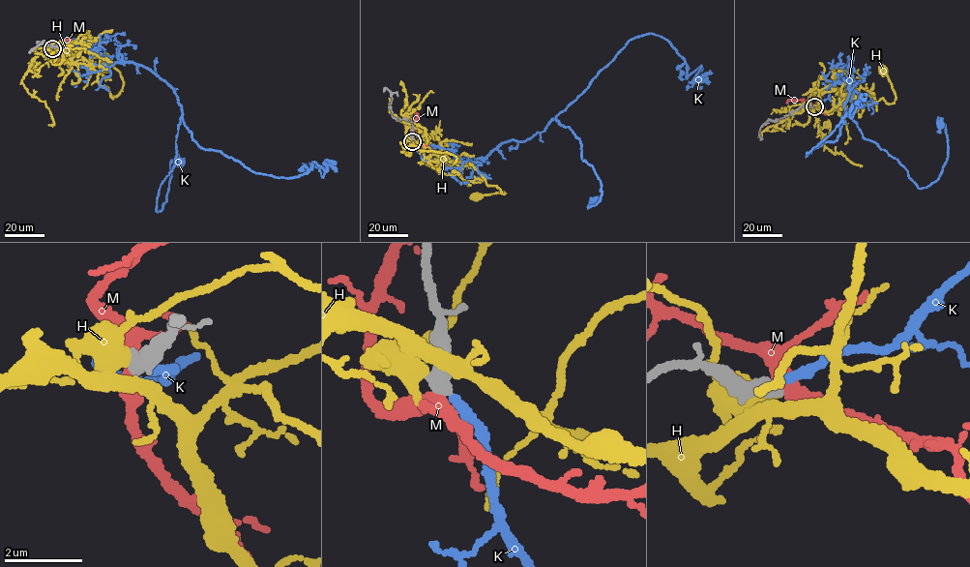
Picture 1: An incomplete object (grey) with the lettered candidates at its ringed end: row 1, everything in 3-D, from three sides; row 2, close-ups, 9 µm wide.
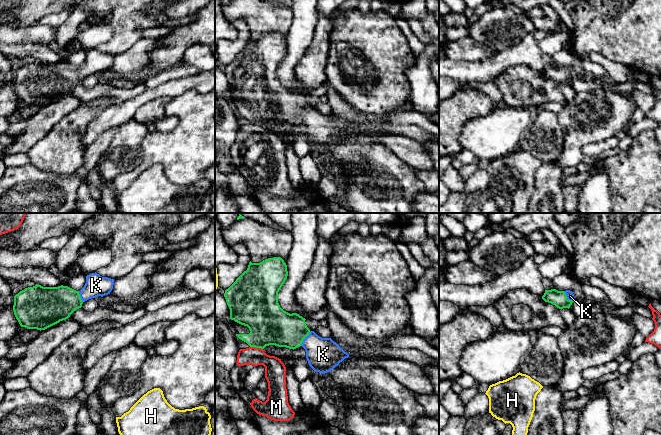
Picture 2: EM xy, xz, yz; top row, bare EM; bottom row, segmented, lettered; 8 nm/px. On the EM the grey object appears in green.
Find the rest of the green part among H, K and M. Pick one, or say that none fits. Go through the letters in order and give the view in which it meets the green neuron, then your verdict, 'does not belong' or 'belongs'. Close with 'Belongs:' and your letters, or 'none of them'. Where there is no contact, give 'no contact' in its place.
H: no contact; does not belong
K: meets green in xz; belongs
M: meets green in xz; does not belong
Belongs: K

